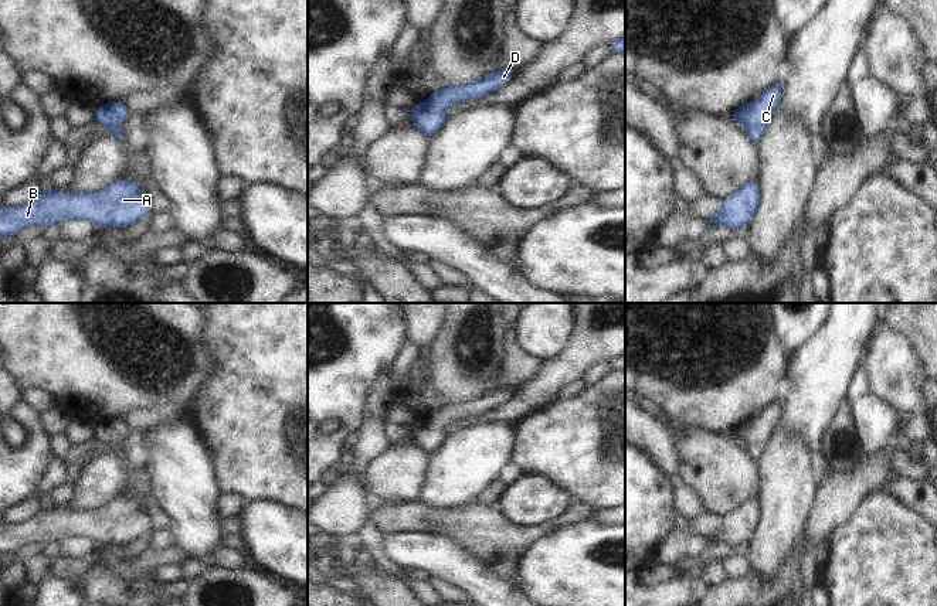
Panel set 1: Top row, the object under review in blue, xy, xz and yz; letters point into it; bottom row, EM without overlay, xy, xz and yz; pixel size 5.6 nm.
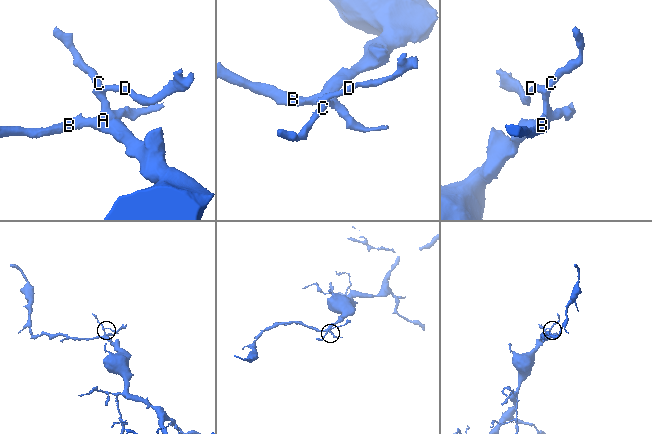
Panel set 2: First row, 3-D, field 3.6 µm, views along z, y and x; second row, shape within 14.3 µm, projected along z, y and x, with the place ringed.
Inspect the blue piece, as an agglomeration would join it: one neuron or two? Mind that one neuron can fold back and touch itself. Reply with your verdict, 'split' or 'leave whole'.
leave whole

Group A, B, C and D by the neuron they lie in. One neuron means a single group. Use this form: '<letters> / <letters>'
A B C D

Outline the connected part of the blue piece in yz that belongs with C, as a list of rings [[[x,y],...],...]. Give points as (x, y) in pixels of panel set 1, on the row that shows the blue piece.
[[[781,81],[763,92],[758,101],[751,101],[731,112],[734,122],[746,123],[746,135],[757,146],[771,122],[773,115],[780,106]]]

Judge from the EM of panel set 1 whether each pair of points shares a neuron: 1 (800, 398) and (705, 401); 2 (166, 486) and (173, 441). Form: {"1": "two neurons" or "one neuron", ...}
{"1": "two neurons", "2": "one neuron"}

